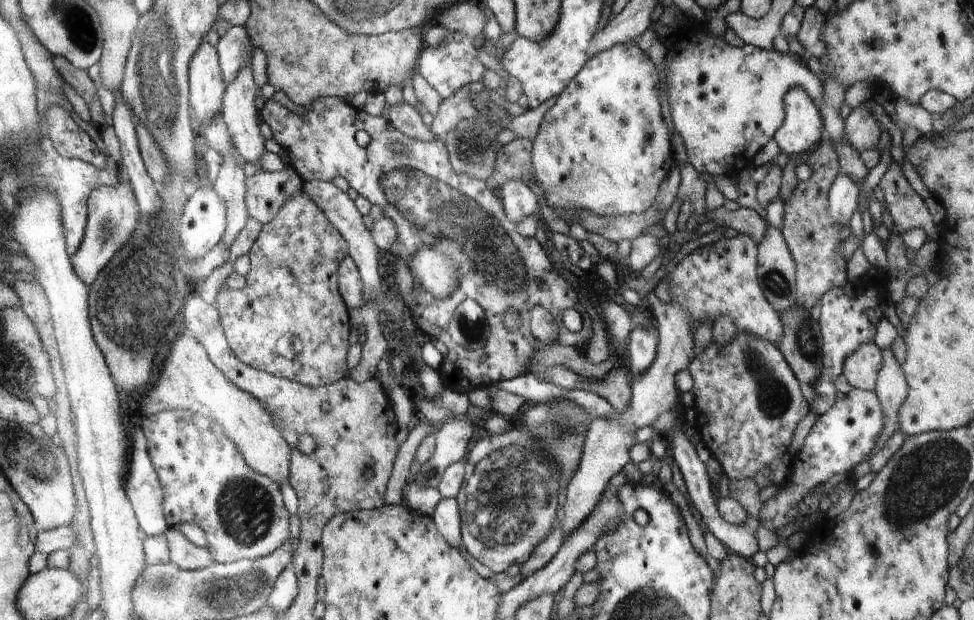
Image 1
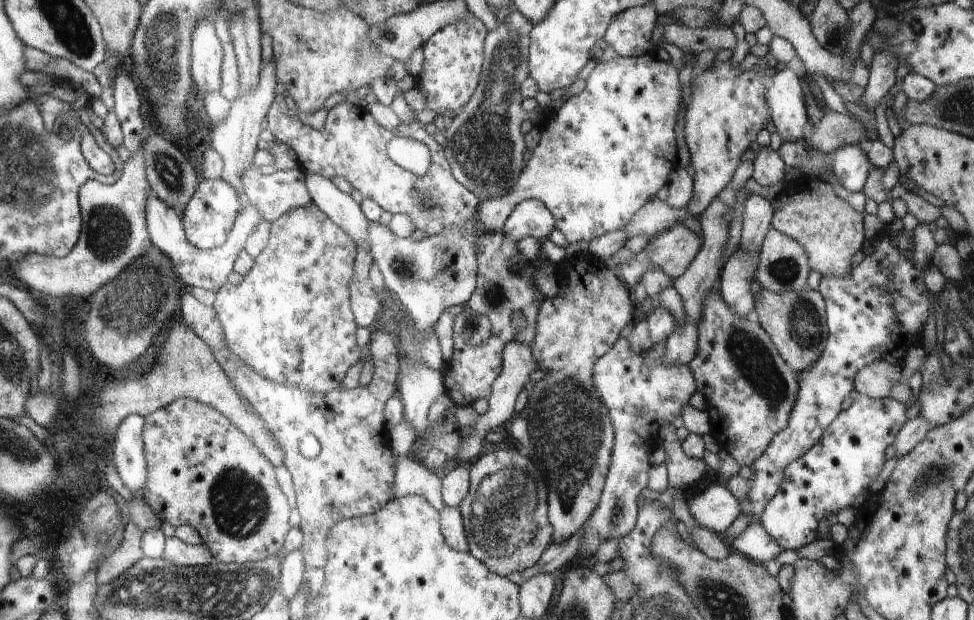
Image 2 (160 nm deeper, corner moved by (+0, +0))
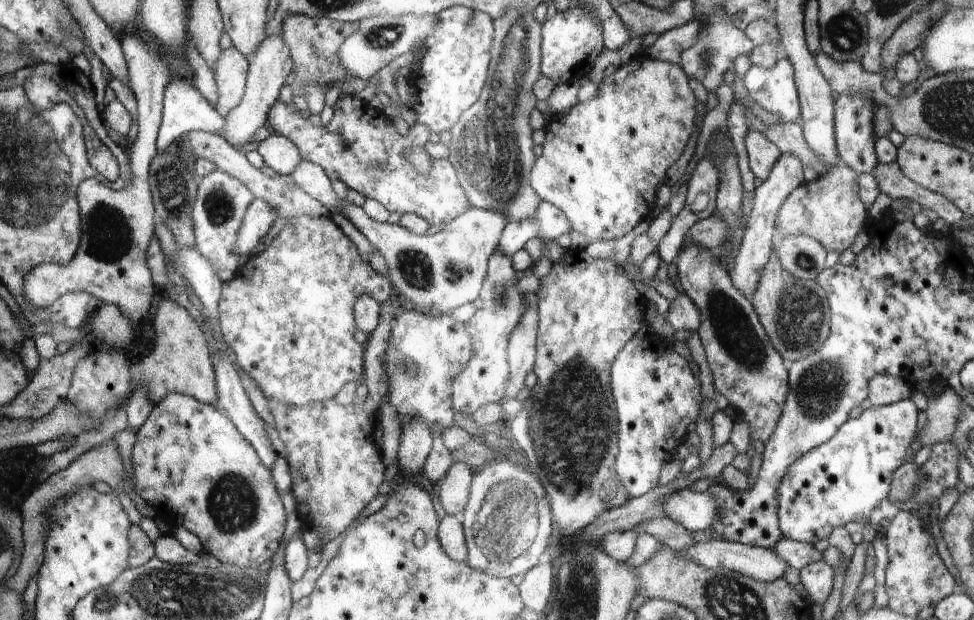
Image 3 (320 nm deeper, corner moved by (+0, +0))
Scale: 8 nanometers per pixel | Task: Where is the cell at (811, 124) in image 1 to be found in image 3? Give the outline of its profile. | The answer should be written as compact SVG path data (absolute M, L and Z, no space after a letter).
M783 55L767 71L752 65L739 86L754 104L778 115L781 123L794 123L801 116L794 70Z

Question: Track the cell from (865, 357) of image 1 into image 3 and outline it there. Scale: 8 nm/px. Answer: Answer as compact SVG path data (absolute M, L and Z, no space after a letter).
M886 374L868 382L868 400L875 406L887 406L911 398L912 382Z

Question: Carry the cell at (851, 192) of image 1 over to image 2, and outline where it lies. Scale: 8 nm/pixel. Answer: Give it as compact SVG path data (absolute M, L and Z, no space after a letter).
M845 144L832 154L831 172L839 179L839 183L849 190L862 190L873 168L868 155L858 144Z

